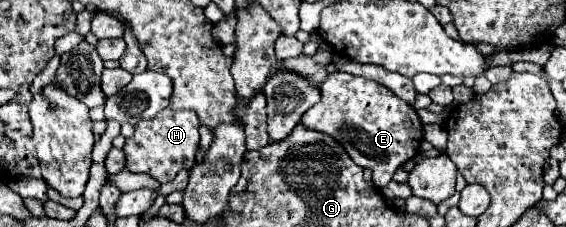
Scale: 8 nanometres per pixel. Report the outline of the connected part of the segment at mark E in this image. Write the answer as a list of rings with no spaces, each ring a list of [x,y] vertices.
[[[331,72],[327,76],[327,82],[321,86],[321,100],[303,114],[301,124],[335,140],[339,138],[337,142],[347,150],[351,160],[373,172],[373,184],[379,190],[391,182],[399,166],[417,154],[415,142],[423,138],[423,124],[413,106],[397,98],[383,84],[347,72]]]

